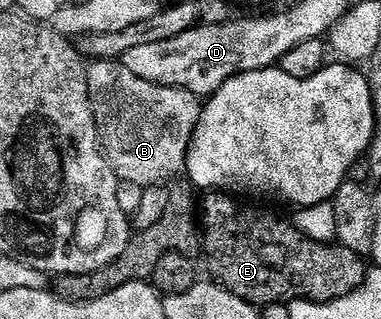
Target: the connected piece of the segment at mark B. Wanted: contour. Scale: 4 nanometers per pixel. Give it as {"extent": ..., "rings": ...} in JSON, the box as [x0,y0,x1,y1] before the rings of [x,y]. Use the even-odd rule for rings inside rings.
{"extent":[85,60,203,190],"rings":[[[111,60],[92,61],[88,65],[85,81],[89,87],[89,105],[97,131],[97,145],[101,147],[105,161],[117,175],[118,181],[149,190],[152,189],[152,184],[161,184],[169,179],[172,181],[177,178],[172,176],[182,175],[189,142],[193,138],[203,107],[198,96],[182,88],[143,82],[143,78],[135,78],[135,74]]]}

